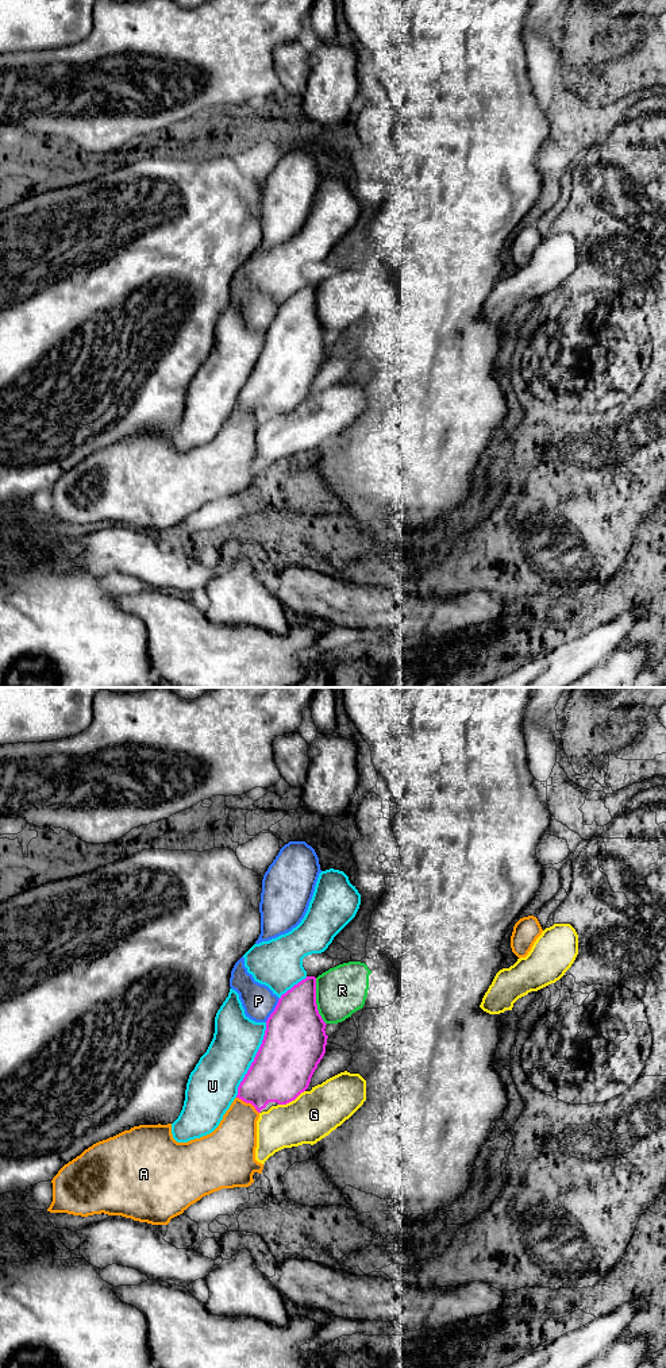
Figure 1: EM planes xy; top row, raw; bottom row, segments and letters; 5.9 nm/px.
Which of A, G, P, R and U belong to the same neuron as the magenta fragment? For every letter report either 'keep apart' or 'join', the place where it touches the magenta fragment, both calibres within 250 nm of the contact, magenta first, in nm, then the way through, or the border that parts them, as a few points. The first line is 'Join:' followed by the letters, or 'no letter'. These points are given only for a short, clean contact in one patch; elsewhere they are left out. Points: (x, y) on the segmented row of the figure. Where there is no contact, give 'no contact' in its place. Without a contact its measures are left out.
Join: no letter
A: keep apart; meets magenta in xy at (249, 1102); 340 nm thick on the magenta side, 260 nm on the other
G: keep apart; meets magenta in xy at (291, 1101); 360 nm thick on the magenta side, 300 nm on the other
P: keep apart; meets magenta in xy at (274, 1010); 380 nm thick on the magenta side, 200 nm on the other
R: keep apart; meets magenta in xy at (315, 1001); 360 nm thick on the magenta side, 300 nm on the other
U: keep apart; meets magenta in xy at (254, 1060); 360 nm thick on the magenta side, 280 nm on the other

